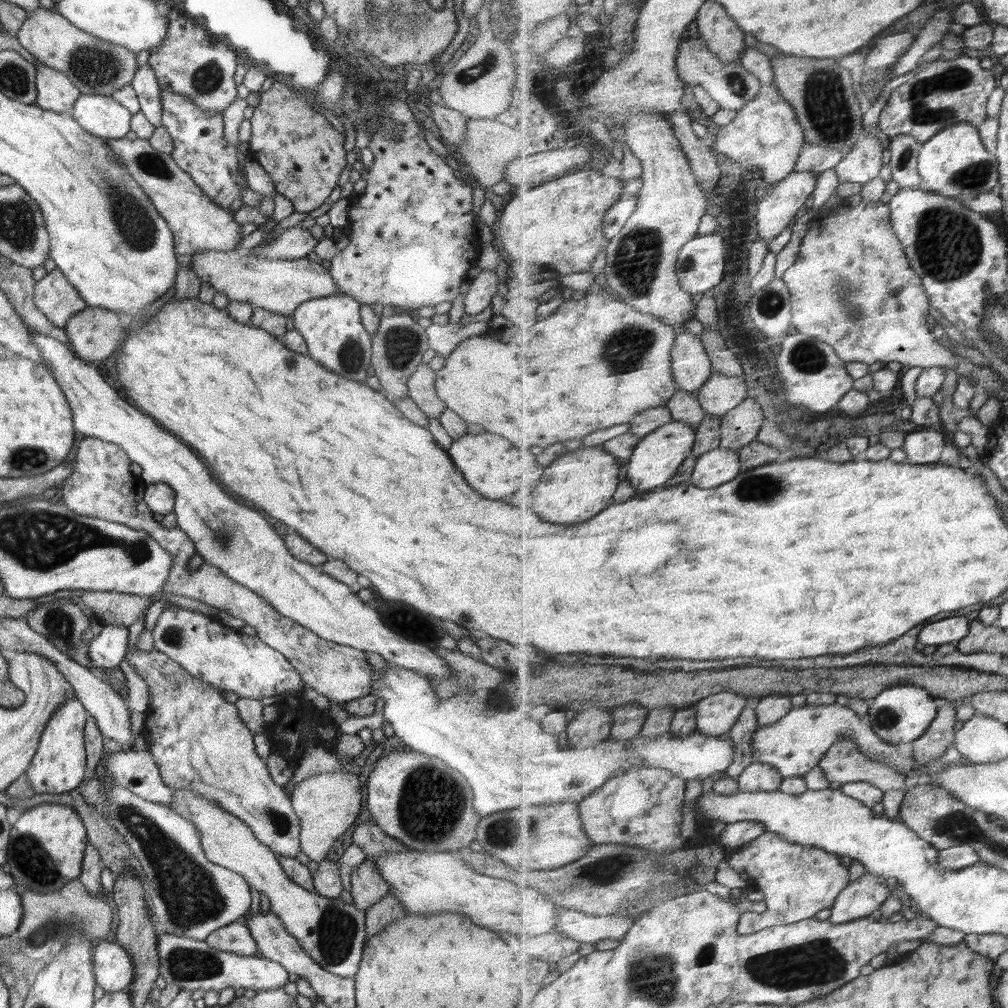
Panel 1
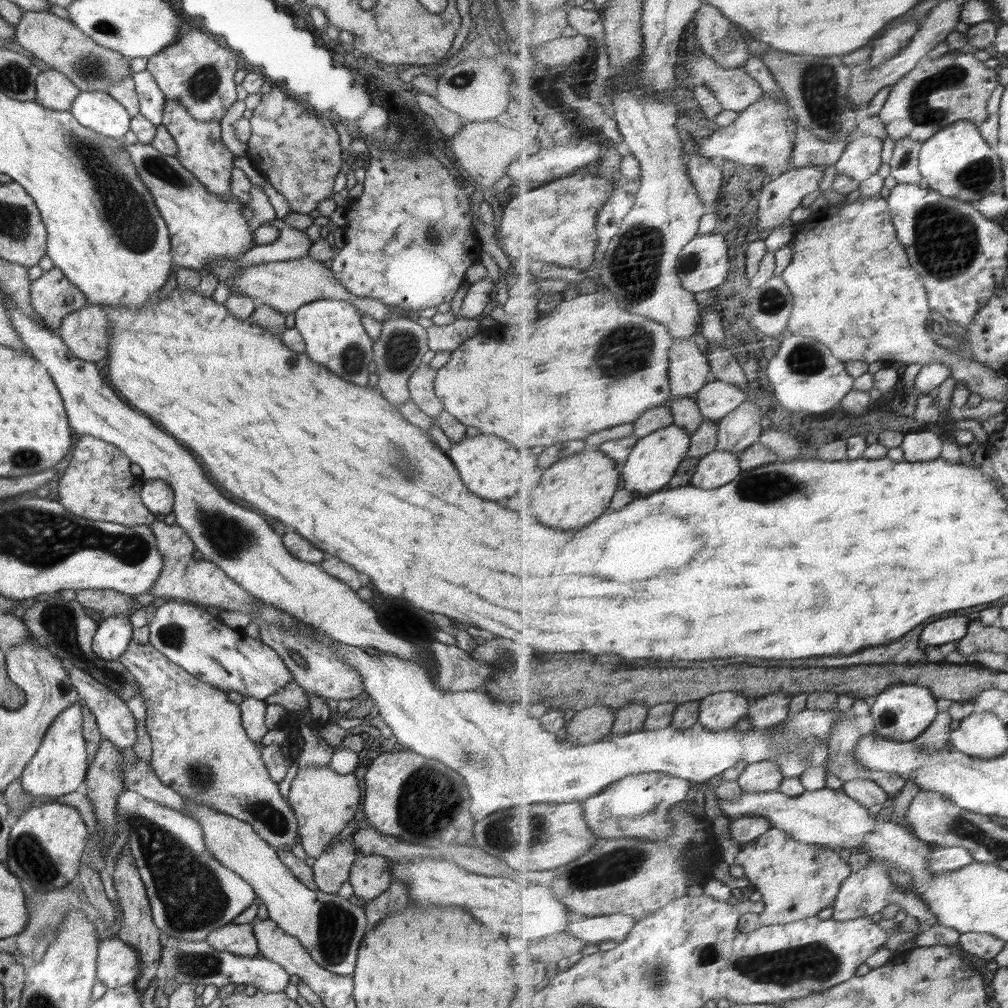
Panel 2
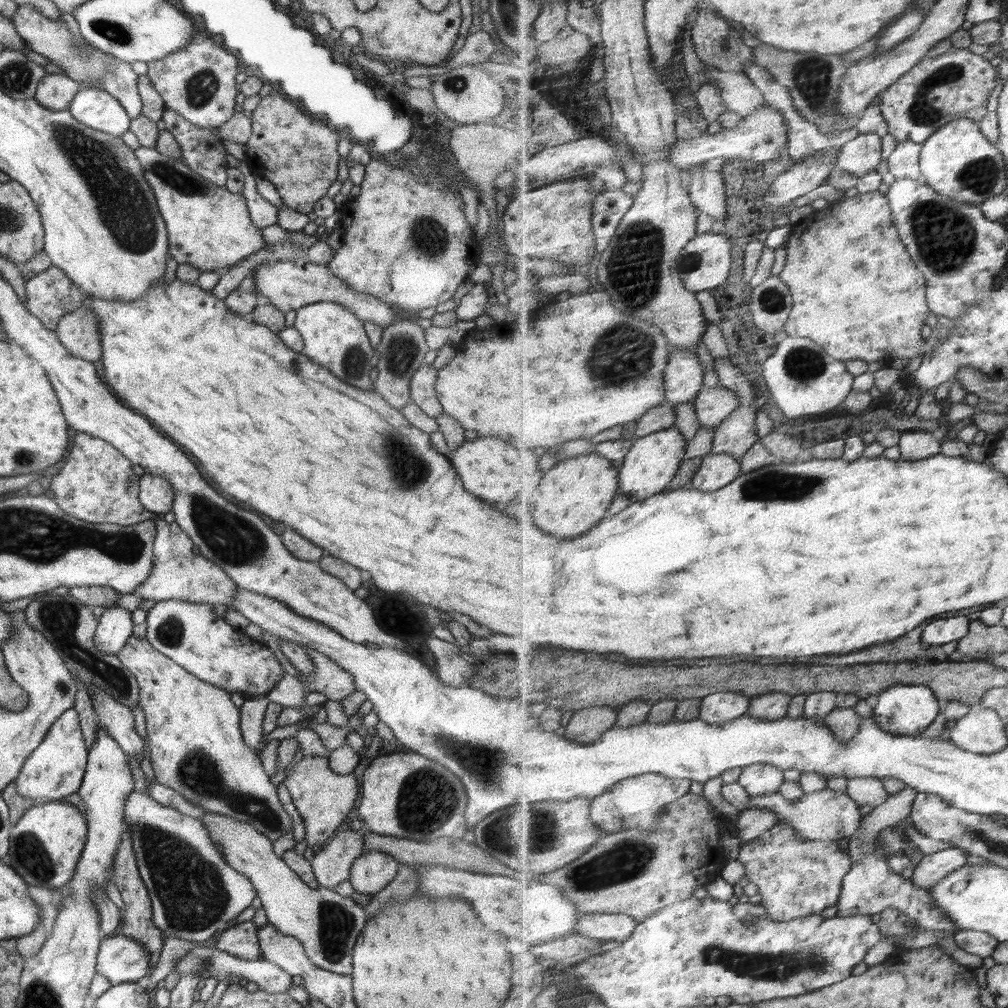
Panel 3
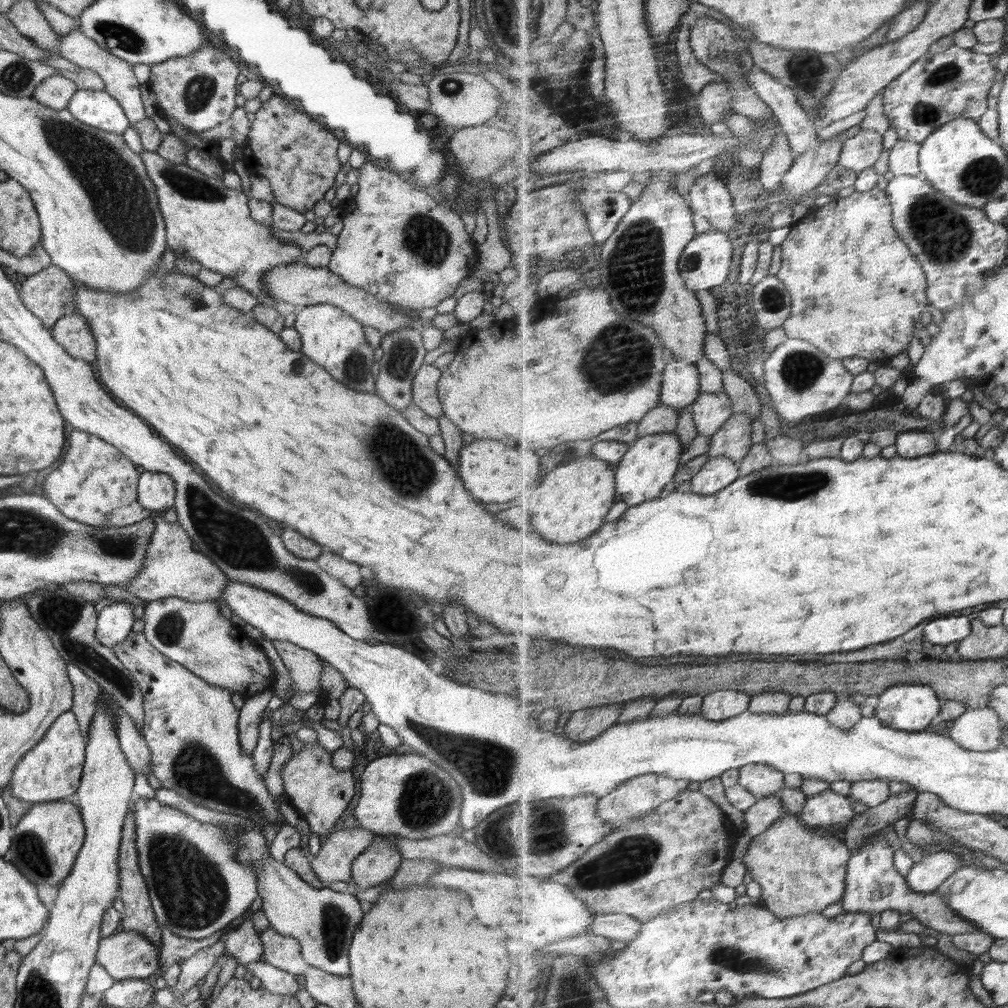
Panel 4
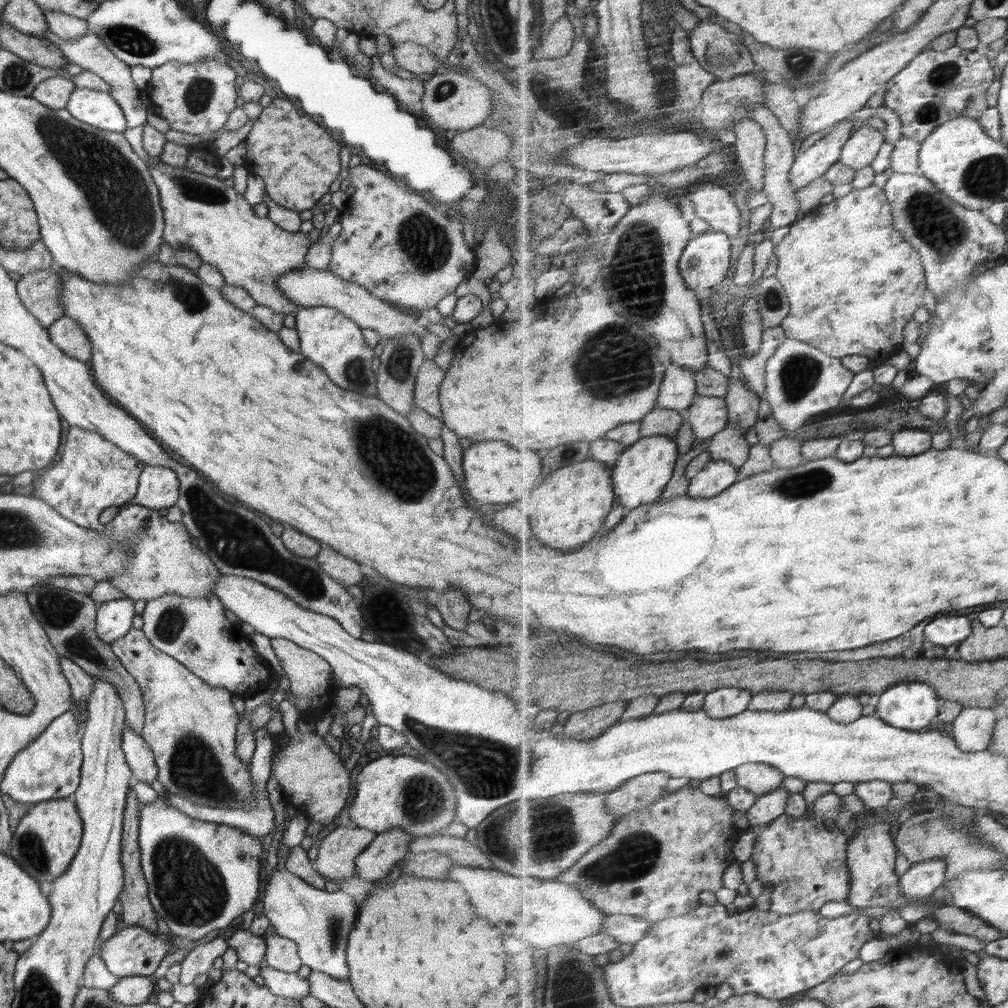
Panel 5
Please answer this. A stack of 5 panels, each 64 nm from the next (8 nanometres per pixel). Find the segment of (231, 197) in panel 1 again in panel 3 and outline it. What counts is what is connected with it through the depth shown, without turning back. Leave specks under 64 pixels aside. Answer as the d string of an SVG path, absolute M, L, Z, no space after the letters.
M166 108L161 119L165 122L165 129L172 134L180 145L181 157L178 161L188 166L188 169L199 174L205 180L213 182L213 184L218 186L225 186L226 171L229 169L229 166L226 162L227 152L222 144L222 139L215 133L217 128L200 128L188 122L188 119L180 116L175 110Z

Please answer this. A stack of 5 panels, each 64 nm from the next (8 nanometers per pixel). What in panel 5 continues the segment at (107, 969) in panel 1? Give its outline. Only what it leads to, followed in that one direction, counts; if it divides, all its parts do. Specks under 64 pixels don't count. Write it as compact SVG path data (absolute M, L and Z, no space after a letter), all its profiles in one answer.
M126 926L122 931L101 942L100 958L104 960L109 971L120 979L132 976L152 977L163 957L170 950L171 936L161 932L150 932L138 926Z

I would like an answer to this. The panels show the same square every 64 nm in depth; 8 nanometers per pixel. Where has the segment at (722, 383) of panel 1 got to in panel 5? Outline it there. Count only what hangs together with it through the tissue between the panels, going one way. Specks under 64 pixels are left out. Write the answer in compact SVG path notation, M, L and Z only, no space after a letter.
M701 396L686 414L697 440L714 439L728 428L731 420L727 398Z

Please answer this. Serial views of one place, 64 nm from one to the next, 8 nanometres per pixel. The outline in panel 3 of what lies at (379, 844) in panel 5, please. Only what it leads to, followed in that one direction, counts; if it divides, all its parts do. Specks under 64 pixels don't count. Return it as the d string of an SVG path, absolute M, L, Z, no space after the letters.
M369 851L352 862L349 881L354 891L372 896L394 880L400 866L388 853Z

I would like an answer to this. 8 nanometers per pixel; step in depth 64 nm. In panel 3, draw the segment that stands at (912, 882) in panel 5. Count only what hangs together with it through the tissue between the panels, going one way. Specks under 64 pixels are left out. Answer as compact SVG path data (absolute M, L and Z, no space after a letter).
M950 848L925 856L915 868L912 882L922 890L932 890L944 878L951 877L954 873L968 865L968 854L962 848Z

